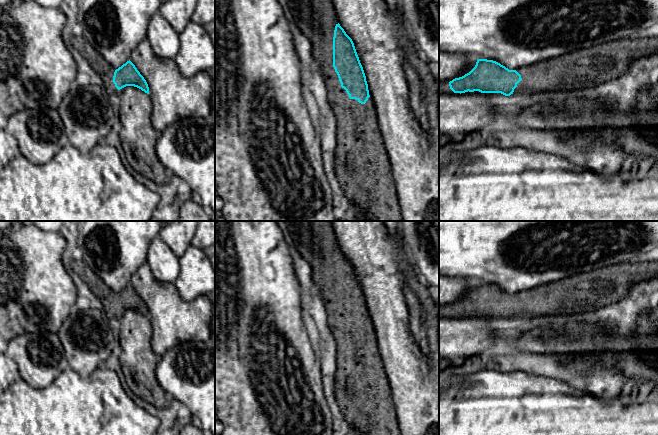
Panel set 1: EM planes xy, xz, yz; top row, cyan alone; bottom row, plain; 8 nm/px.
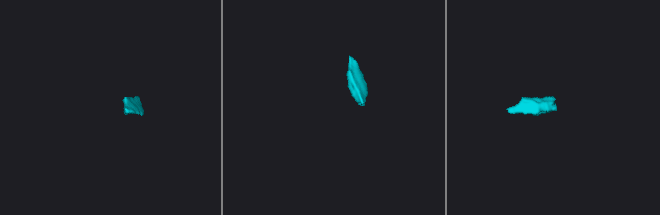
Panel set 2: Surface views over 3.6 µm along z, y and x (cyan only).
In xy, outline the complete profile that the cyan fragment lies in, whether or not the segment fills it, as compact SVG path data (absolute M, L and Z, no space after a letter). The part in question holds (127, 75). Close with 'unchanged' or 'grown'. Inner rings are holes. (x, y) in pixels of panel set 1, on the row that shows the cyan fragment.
M83 37L72 40L72 43L107 86L113 82L118 90L134 86L149 94L146 80L130 60L115 70Z; grown

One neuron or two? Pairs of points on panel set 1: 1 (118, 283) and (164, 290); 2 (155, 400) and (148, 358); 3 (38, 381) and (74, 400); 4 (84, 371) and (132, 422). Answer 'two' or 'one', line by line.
1: two
2: one
3: two
4: two

